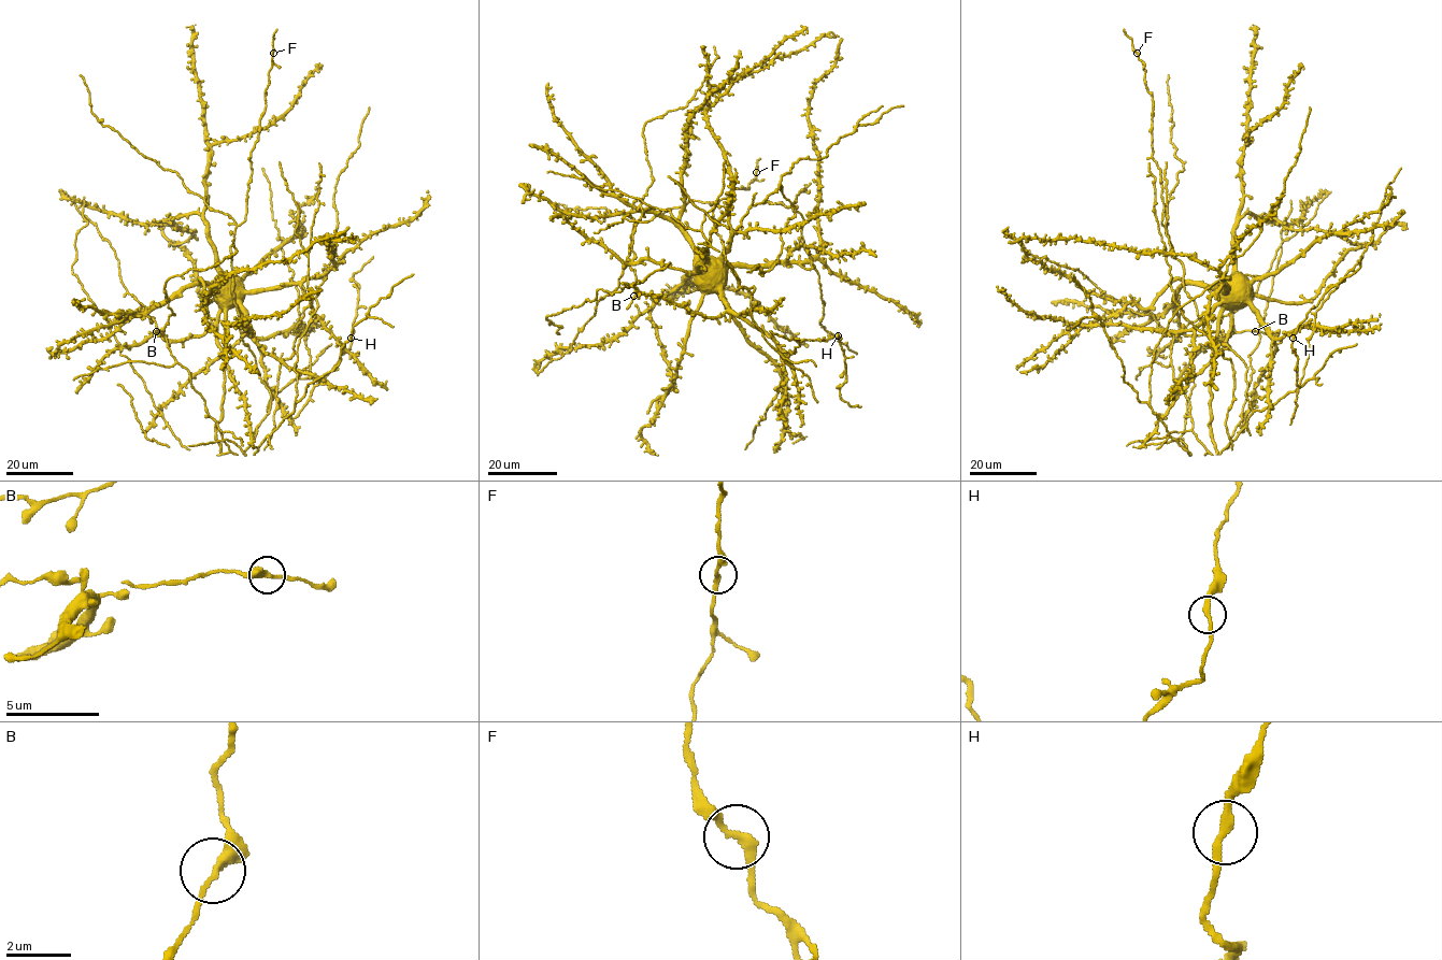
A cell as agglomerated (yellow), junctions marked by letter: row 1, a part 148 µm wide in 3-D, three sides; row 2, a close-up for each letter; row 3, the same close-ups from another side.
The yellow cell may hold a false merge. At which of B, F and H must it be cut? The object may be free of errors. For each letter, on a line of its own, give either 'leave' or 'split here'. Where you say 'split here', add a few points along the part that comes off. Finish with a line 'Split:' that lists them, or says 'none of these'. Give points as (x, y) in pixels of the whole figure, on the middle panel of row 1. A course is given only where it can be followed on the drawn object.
B: leave
F: leave
H: leave
Split: none of these

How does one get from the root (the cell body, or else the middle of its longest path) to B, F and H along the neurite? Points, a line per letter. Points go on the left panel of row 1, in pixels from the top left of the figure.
B: (225, 287), (232, 290), (232, 302), (201, 334), (165, 340), (152, 334), (156, 331)
F: (225, 287), (232, 289), (244, 325), (232, 291), (230, 246), (245, 219), (250, 157), (273, 53)
H: (225, 287), (232, 289), (241, 324), (253, 337), (269, 338), (302, 327), (314, 386), (351, 347), (351, 338)

